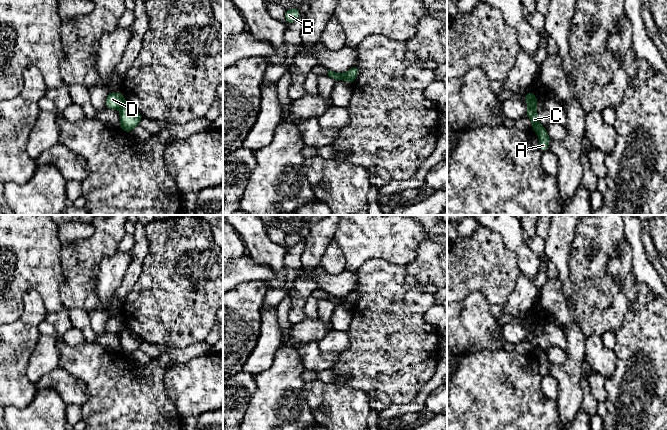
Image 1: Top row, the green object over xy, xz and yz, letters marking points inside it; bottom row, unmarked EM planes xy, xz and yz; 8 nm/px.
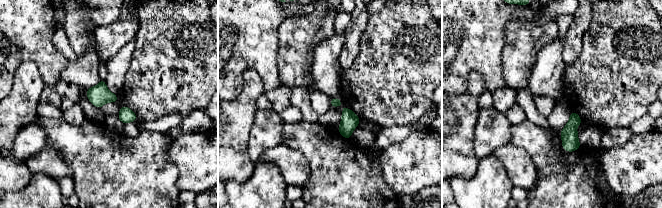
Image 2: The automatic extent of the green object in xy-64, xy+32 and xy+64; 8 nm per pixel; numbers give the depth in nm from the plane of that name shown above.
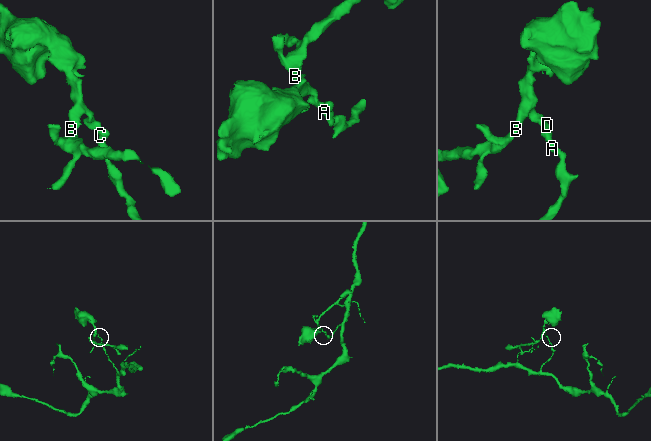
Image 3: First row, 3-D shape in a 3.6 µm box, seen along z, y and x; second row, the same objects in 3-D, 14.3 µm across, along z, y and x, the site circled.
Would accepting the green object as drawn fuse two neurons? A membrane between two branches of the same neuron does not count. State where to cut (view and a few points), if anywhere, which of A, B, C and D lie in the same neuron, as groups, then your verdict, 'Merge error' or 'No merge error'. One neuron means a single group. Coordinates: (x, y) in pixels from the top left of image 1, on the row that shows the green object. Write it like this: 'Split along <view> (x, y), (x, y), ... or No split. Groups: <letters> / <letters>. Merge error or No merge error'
Split along xy (126, 103), (119, 110). Groups: A C / B D. Merge error

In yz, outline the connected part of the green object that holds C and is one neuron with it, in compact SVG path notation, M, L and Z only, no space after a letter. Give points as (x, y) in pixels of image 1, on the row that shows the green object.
M529 106L525 115L531 119L533 125L532 130L538 134L540 149L542 151L549 151L548 144L550 142L550 136L538 120L537 108Z

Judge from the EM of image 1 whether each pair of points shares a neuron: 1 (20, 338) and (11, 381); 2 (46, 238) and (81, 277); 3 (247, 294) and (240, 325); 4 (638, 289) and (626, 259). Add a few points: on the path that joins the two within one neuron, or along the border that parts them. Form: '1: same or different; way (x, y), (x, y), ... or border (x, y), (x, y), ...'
1: same; way (11, 349), (11, 370)
2: different; border (61, 246), (60, 266), (64, 278)
3: same; way (244, 302), (240, 307), (240, 317)
4: same; way (631, 282), (626, 277), (626, 266)

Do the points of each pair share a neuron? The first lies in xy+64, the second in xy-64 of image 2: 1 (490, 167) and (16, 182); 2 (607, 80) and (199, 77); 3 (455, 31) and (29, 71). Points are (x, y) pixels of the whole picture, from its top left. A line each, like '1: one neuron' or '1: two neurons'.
1: two neurons
2: one neuron
3: two neurons

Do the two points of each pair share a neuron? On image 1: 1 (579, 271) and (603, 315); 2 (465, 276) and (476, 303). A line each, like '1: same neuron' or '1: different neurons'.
1: same neuron
2: different neurons

